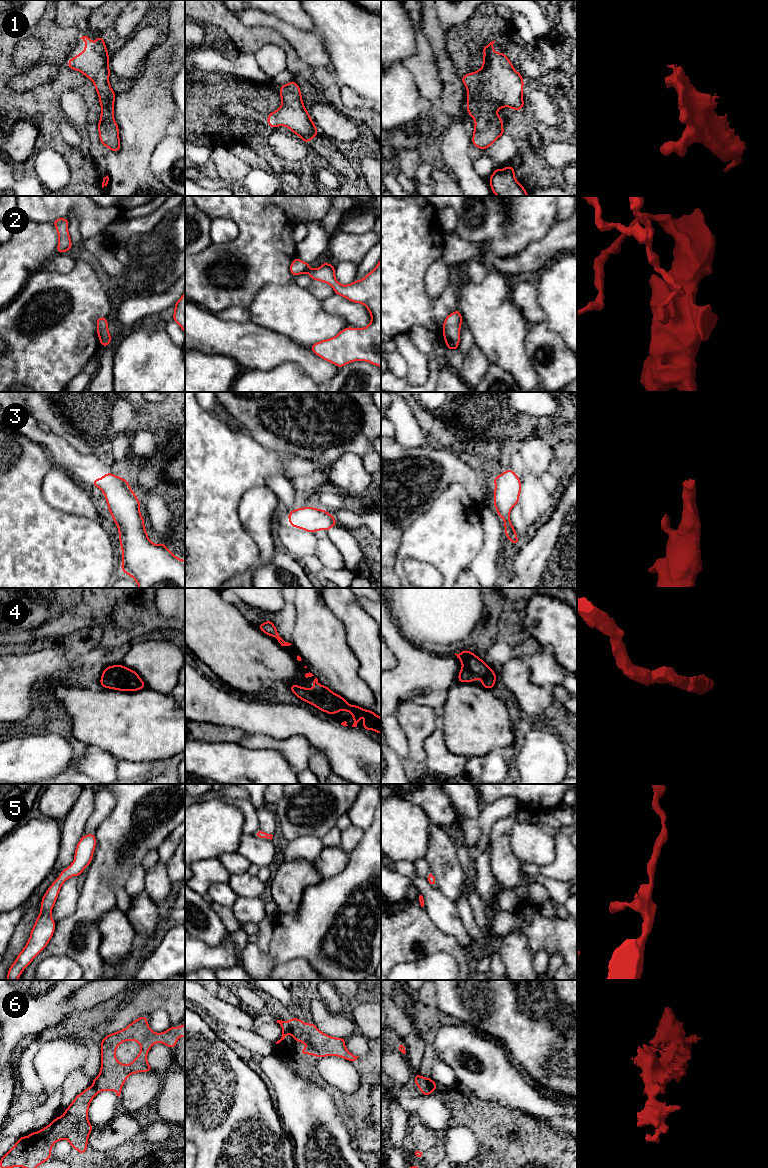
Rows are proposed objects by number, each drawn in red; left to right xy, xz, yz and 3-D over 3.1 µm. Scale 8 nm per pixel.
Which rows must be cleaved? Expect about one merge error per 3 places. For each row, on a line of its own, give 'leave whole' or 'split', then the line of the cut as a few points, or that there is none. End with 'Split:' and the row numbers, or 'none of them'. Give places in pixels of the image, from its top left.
1: leave whole | no cut
2: leave whole | no cut
3: leave whole | no cut
4: leave whole | no cut
5: leave whole | no cut
6: leave whole | no cut
Split: none of them

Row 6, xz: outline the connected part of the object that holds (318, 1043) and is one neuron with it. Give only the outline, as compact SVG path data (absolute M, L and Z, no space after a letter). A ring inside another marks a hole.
M290 1018L288 1022L277 1020L277 1023L280 1024L283 1033L280 1040L276 1042L276 1044L280 1043L284 1038L291 1034L294 1037L294 1040L297 1042L302 1042L307 1045L306 1049L300 1049L300 1054L303 1056L304 1054L315 1055L317 1058L326 1057L326 1056L338 1056L344 1058L350 1062L356 1061L359 1056L355 1056L349 1051L346 1050L344 1038L336 1038L329 1036L323 1032L321 1032L317 1026L313 1023L305 1024L299 1018Z

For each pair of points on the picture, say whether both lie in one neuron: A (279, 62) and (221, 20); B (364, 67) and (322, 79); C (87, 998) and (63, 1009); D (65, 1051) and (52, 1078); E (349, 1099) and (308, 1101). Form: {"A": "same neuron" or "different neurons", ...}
{"A": "different neurons", "B": "different neurons", "C": "different neurons", "D": "same neuron", "E": "different neurons"}

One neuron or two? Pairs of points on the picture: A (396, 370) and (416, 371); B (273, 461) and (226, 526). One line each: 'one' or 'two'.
A: two
B: one

